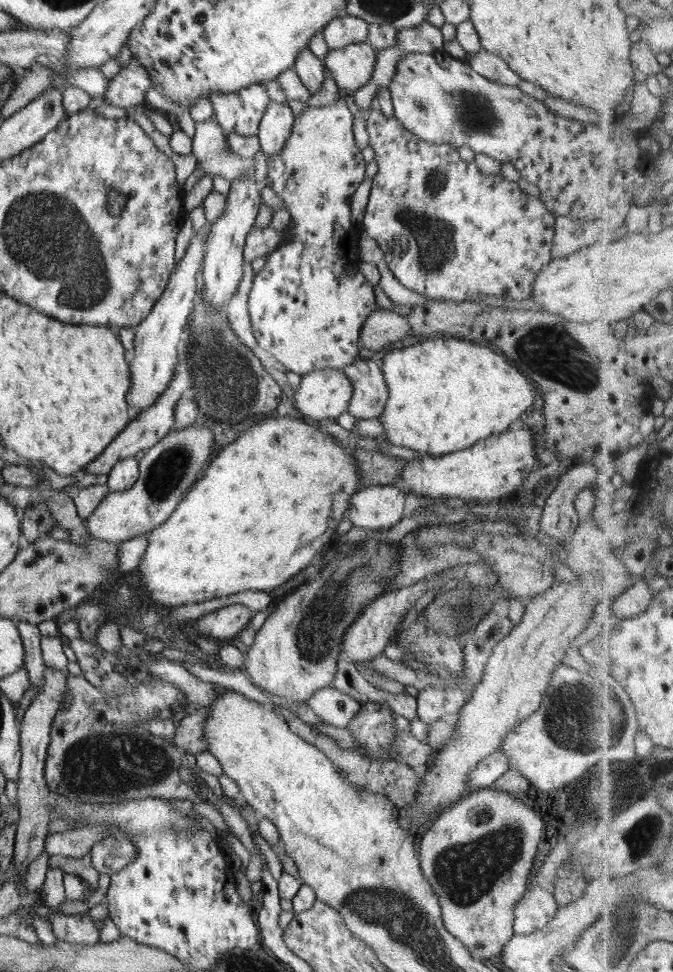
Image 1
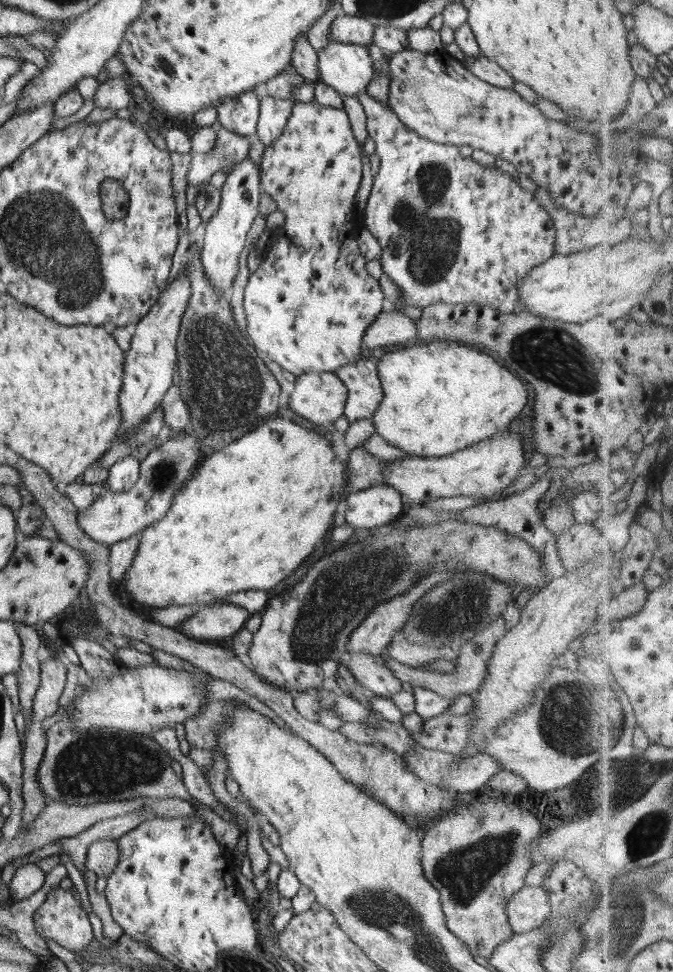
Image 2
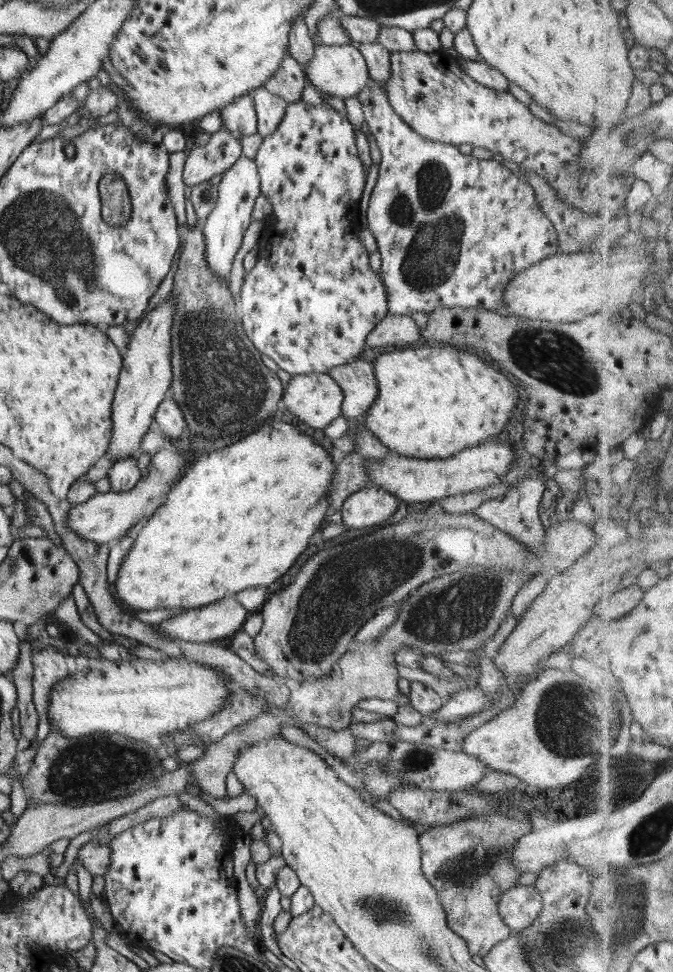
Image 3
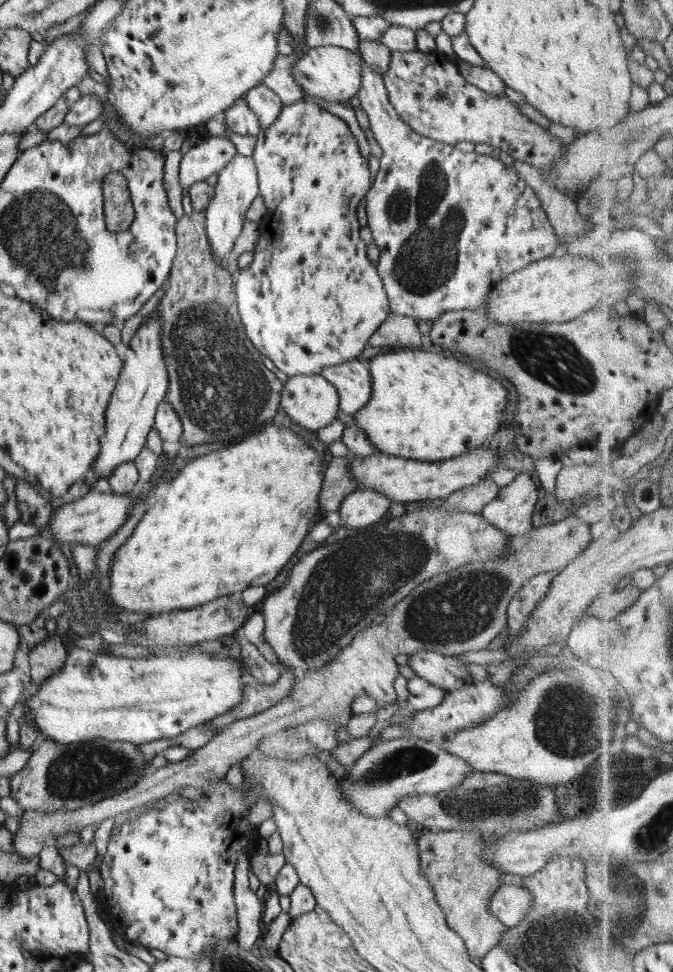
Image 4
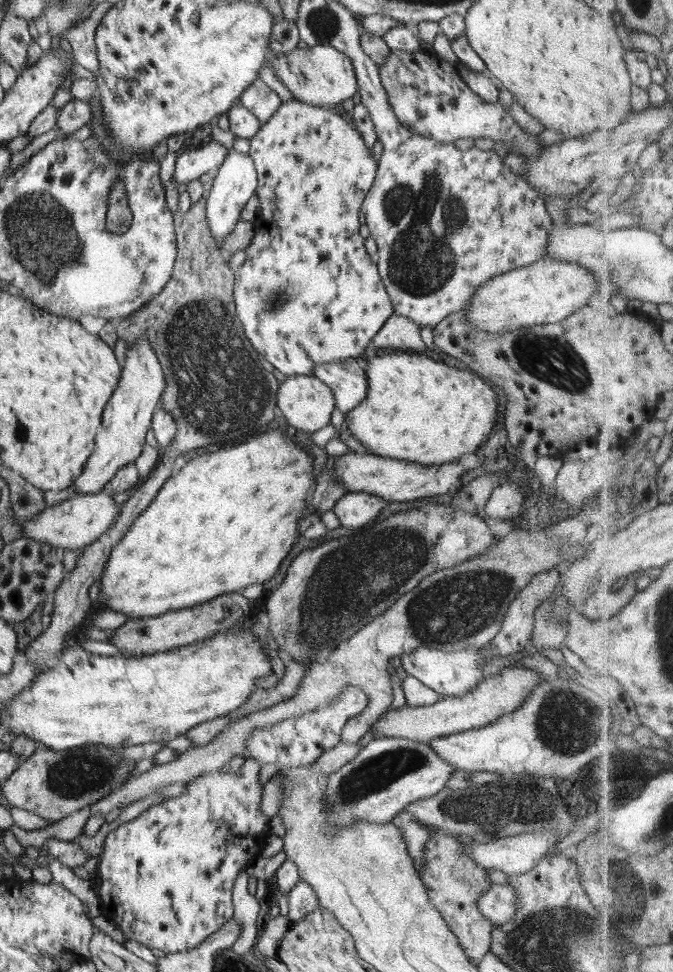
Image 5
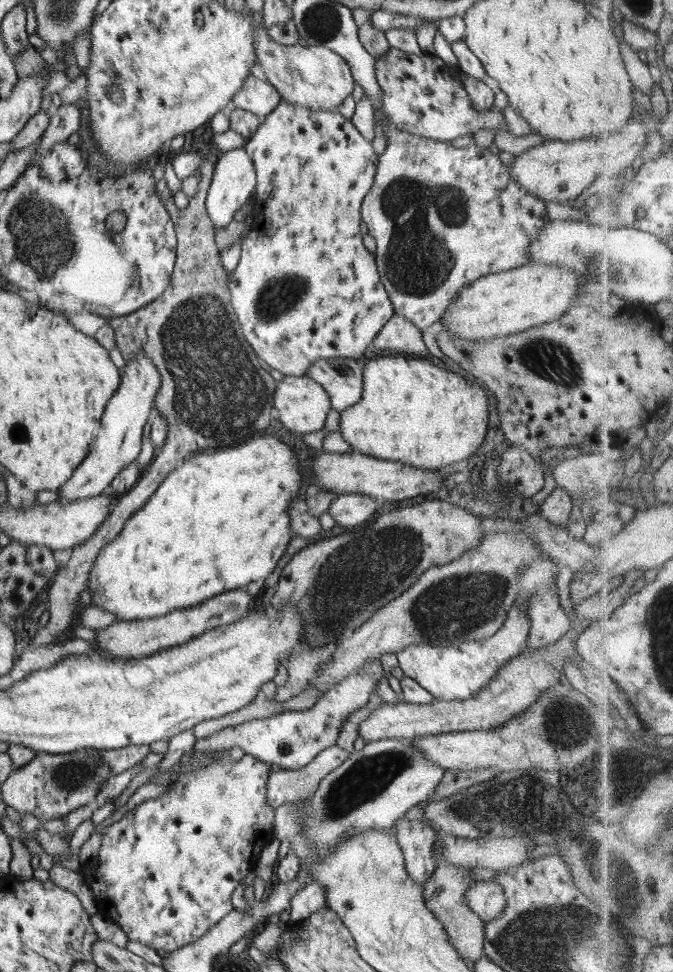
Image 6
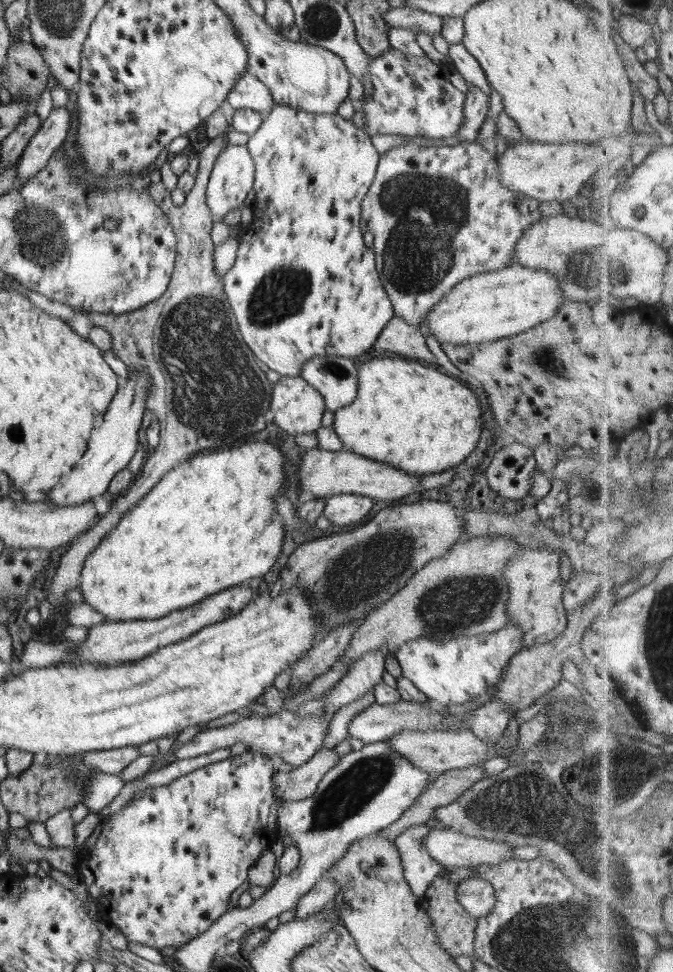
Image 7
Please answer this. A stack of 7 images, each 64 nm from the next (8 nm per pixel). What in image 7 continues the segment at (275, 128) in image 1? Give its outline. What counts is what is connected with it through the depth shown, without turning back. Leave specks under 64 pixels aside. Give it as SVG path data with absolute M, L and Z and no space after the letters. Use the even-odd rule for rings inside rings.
M247 71L237 80L227 100L234 109L250 108L264 116L275 105L270 89L258 77Z

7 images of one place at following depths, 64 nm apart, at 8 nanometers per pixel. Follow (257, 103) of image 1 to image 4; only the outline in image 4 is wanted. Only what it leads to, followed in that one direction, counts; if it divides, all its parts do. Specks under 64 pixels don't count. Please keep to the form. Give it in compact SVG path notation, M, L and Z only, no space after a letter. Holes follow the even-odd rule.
M244 97L239 98L232 106L229 106L221 118L223 118L228 133L236 132L240 136L257 136L261 131L258 118Z

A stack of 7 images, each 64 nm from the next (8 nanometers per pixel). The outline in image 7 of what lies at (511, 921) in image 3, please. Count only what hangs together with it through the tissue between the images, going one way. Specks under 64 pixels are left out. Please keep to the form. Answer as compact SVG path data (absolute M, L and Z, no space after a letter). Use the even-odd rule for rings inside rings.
M475 878L458 882L457 899L465 911L476 918L488 916L494 910L497 901L490 882Z

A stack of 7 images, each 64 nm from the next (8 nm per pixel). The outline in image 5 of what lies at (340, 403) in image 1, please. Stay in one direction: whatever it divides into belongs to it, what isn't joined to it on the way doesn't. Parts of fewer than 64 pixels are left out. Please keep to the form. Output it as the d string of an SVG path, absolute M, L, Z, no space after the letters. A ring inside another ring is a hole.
M296 375L287 377L280 383L276 393L276 406L284 414L290 426L306 432L316 432L331 424L331 414L336 410L334 394L331 388L312 375Z

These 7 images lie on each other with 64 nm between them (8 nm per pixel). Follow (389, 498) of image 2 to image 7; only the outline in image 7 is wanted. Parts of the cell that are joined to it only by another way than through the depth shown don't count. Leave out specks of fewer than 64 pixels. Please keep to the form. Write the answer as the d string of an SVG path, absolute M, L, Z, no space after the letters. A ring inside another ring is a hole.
M342 493L326 498L323 514L332 525L348 526L362 522L375 502L375 499L357 493Z

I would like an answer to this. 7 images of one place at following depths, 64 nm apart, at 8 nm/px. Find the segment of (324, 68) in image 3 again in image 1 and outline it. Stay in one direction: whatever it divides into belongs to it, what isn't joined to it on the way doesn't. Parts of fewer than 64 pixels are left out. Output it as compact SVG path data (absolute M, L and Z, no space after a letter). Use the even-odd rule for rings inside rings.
M368 41L330 48L323 60L340 91L356 92L371 80L376 64L375 49Z

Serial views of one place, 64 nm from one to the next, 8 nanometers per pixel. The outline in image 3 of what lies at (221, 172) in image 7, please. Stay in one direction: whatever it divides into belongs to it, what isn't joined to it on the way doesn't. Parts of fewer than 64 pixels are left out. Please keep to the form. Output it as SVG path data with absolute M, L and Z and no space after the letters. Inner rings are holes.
M242 155L235 163L223 172L222 180L217 186L218 198L210 211L203 228L205 236L205 259L208 268L217 276L229 278L231 270L240 252L246 232L253 222L254 202L260 196L260 179L254 159Z

